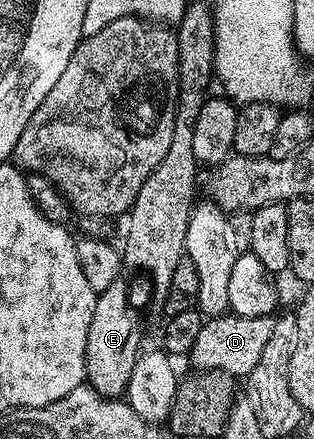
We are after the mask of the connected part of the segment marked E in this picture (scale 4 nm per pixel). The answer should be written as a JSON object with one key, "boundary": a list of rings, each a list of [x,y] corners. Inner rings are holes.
{"boundary":[[[122,282],[112,284],[98,293],[96,310],[92,314],[92,326],[88,326],[88,346],[86,347],[85,383],[99,395],[107,398],[125,397],[126,387],[132,378],[142,344],[142,324],[138,312],[126,297]]]}

